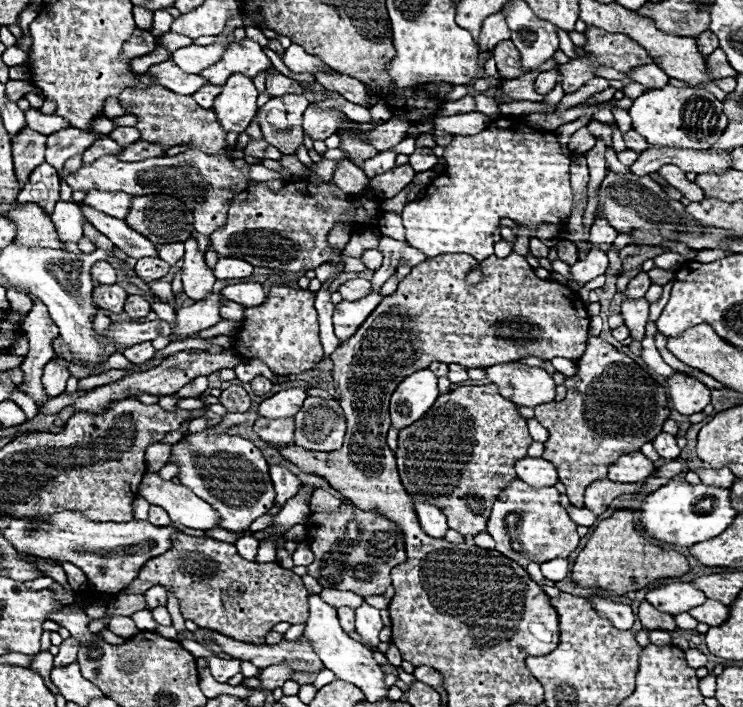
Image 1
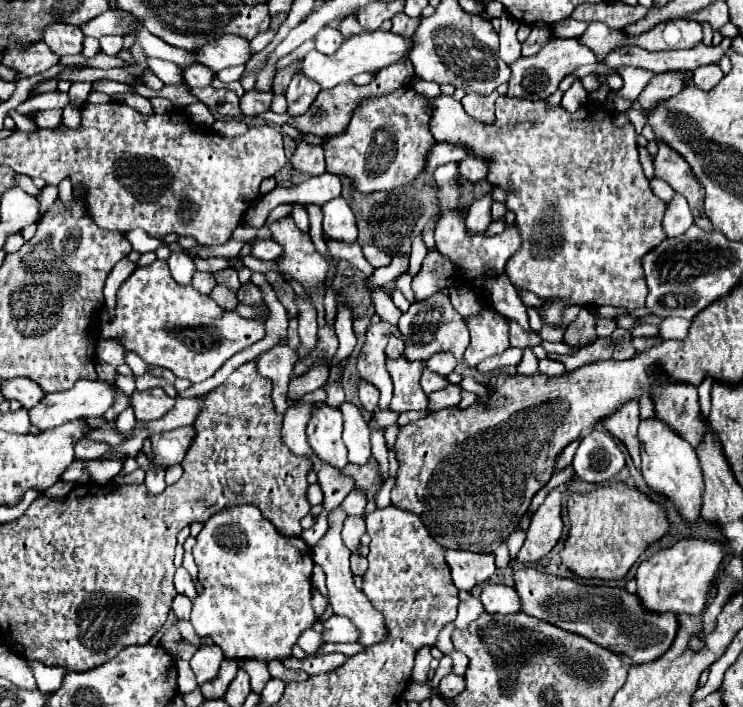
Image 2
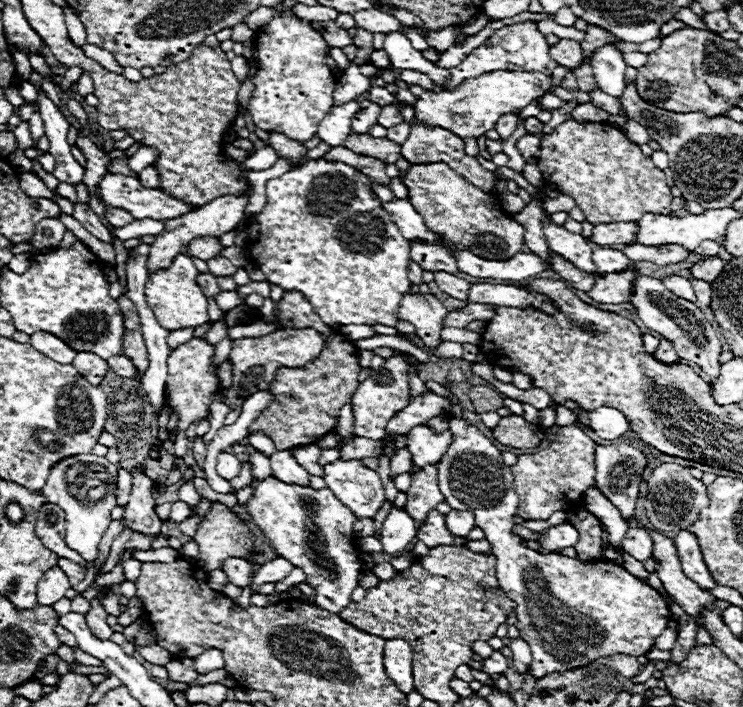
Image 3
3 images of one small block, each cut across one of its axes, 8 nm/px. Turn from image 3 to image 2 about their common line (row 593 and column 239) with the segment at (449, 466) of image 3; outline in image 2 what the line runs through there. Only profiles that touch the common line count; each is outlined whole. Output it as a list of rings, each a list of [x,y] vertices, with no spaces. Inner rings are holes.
[[[252,504],[230,506],[204,522],[202,532],[196,536],[196,546],[192,548],[198,580],[204,586],[204,592],[198,594],[192,606],[190,622],[196,634],[212,636],[214,644],[224,650],[226,658],[256,658],[270,662],[290,654],[290,648],[296,644],[296,638],[302,630],[310,628],[314,622],[314,612],[310,606],[312,598],[312,548],[302,538],[282,536],[270,520],[260,514],[260,508]]]

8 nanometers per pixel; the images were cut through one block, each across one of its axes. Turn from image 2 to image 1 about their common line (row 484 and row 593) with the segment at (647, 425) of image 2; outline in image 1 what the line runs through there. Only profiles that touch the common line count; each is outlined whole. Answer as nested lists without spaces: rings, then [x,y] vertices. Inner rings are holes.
[[[676,582],[676,584],[666,584],[666,586],[650,590],[646,594],[646,600],[658,610],[676,616],[704,604],[706,596],[700,590],[696,590],[692,584]]]

